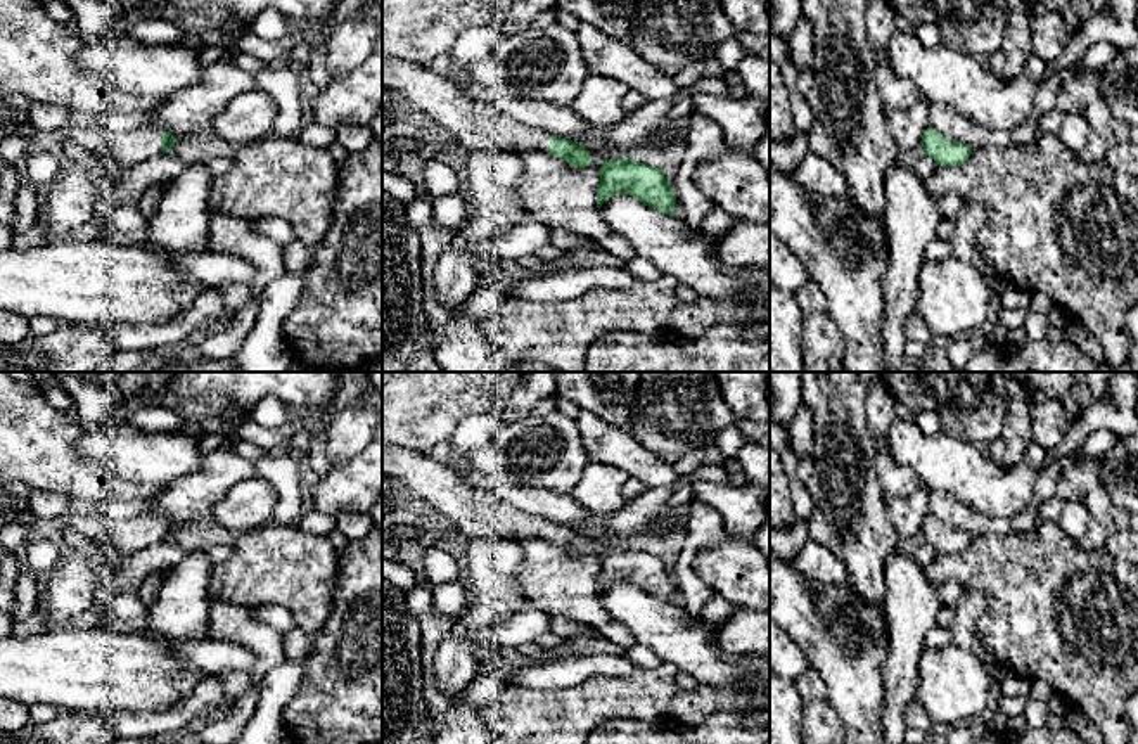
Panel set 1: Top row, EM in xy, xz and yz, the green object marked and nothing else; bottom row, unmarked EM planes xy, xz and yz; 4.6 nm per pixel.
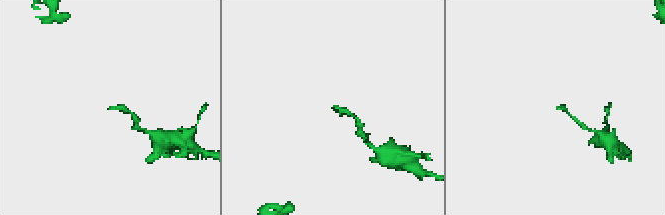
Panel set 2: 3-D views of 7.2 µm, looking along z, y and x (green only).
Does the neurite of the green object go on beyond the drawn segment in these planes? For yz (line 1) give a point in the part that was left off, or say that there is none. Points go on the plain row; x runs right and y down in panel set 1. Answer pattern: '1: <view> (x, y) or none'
1: none

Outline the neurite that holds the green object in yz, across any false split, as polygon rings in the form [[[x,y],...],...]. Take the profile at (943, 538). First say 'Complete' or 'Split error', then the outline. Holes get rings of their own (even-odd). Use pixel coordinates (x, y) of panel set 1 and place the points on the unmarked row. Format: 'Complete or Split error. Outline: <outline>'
Complete. Outline: [[[932,514],[924,519],[920,531],[924,535],[924,542],[943,554],[960,554],[972,542],[967,533],[948,528]]]

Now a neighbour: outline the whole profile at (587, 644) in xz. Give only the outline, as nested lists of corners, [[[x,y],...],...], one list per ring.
[[[581,633],[574,638],[562,640],[557,647],[545,652],[533,652],[536,659],[566,659],[566,657],[581,657],[581,656],[623,656],[626,651],[624,645],[609,642],[600,633]]]

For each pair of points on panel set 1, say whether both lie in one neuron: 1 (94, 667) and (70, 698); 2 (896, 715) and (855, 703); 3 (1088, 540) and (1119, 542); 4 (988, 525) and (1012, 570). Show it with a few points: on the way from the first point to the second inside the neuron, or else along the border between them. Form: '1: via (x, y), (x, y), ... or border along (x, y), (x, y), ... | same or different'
1: via (87, 673), (70, 691) | same
2: border along (881, 668), (882, 725) | different
3: border along (1119, 530), (1102, 545) | different
4: border along (1016, 532), (1007, 535), (978, 535), (972, 538) | different

